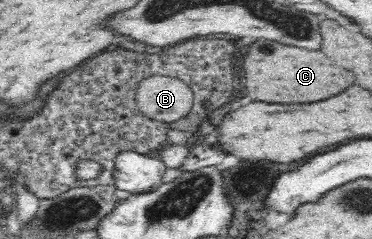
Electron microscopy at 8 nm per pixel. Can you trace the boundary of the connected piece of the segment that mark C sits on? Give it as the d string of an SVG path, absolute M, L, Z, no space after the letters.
M254 39L245 56L245 92L253 102L271 104L311 104L331 98L351 84L355 74L333 66L321 50L305 50L297 46L283 46L273 40Z

